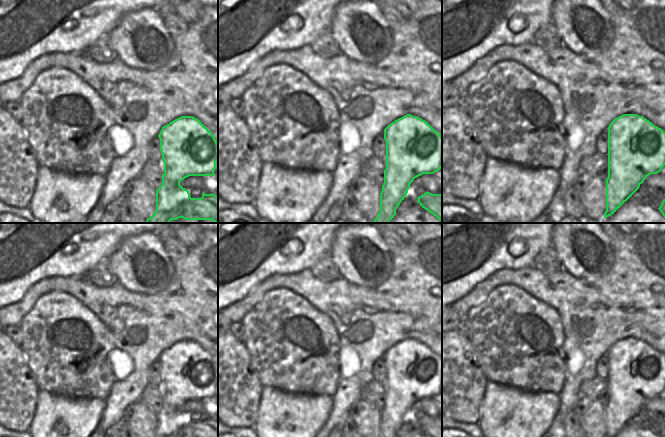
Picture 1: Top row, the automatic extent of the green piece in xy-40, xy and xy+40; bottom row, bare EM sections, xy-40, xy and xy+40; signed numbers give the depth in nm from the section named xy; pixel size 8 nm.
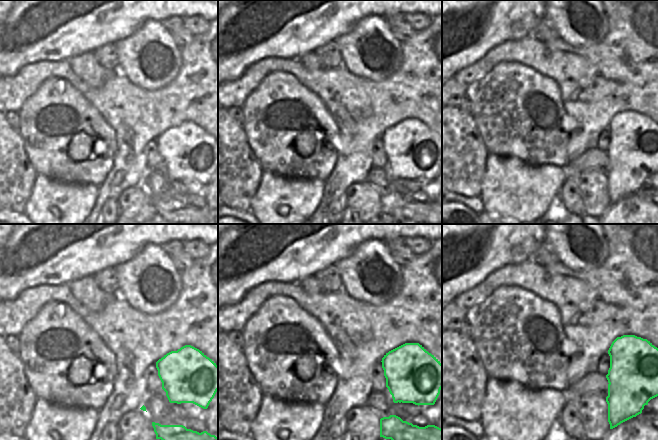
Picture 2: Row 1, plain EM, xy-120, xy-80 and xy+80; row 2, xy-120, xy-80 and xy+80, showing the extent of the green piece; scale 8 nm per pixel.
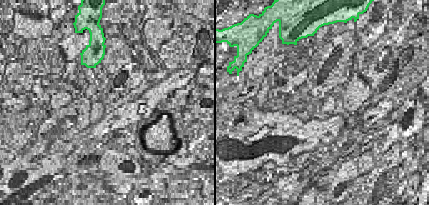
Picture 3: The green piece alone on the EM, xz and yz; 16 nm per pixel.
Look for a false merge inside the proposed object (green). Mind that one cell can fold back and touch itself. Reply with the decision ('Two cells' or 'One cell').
Two cells.

